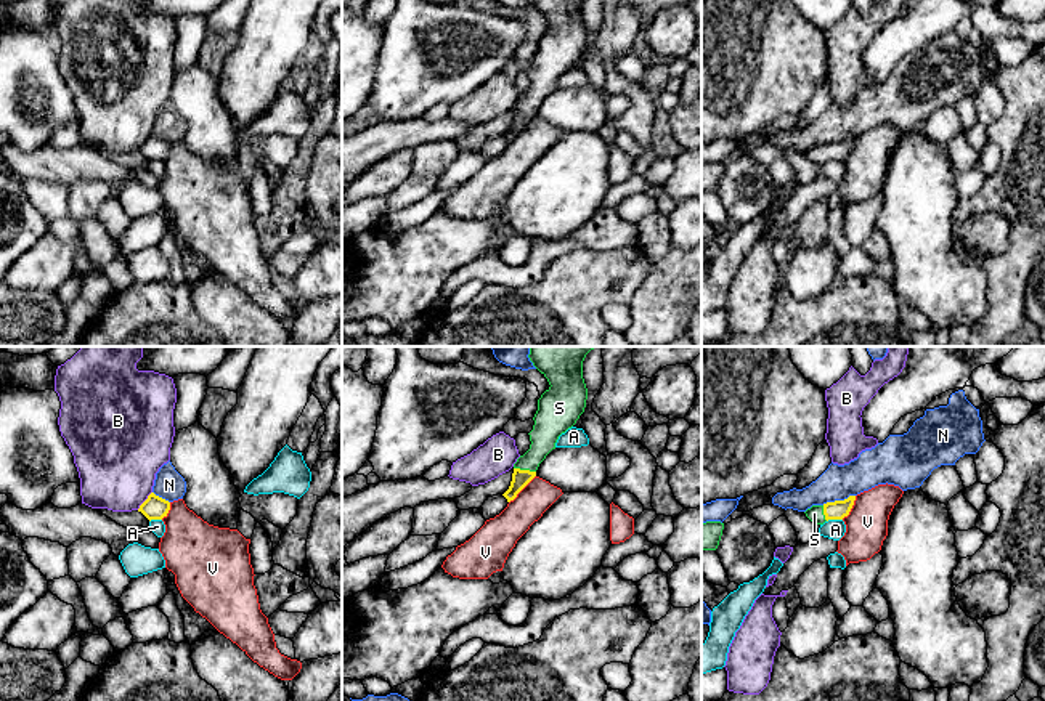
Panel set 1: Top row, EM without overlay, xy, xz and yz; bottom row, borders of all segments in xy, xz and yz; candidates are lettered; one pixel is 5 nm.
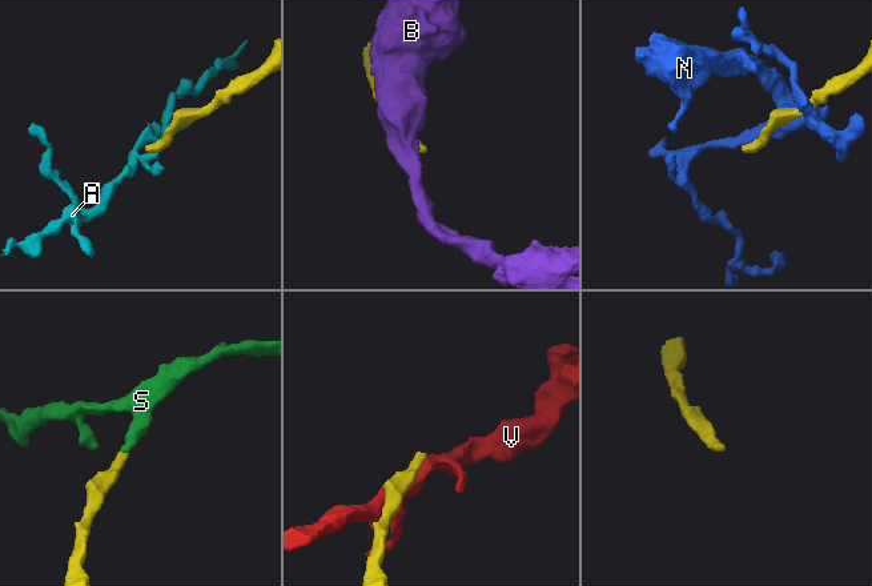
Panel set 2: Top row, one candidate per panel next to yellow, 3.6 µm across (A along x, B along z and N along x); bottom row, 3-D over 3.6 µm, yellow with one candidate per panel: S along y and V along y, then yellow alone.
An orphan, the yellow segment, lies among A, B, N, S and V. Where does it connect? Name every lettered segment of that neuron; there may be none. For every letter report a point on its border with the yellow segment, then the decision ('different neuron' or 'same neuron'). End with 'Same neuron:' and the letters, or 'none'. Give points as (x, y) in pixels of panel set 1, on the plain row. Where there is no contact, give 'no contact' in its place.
A: meets yellow in yz at (833, 159); different neuron
B: meets yellow in xy at (145, 141); different neuron
N: meets yellow in yz at (838, 141); different neuron
S: meets yellow in xz at (525, 111); same neuron
V: meets yellow in xz at (522, 129); different neuron
Same neuron: S

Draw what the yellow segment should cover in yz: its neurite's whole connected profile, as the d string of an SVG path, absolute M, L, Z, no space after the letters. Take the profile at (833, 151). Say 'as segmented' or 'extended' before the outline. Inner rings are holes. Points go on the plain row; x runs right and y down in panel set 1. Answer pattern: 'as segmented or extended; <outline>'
extended; M849 136L844 141L827 143L823 146L812 146L804 154L811 162L817 165L823 165L828 160L843 160L849 156L854 141L856 136Z

